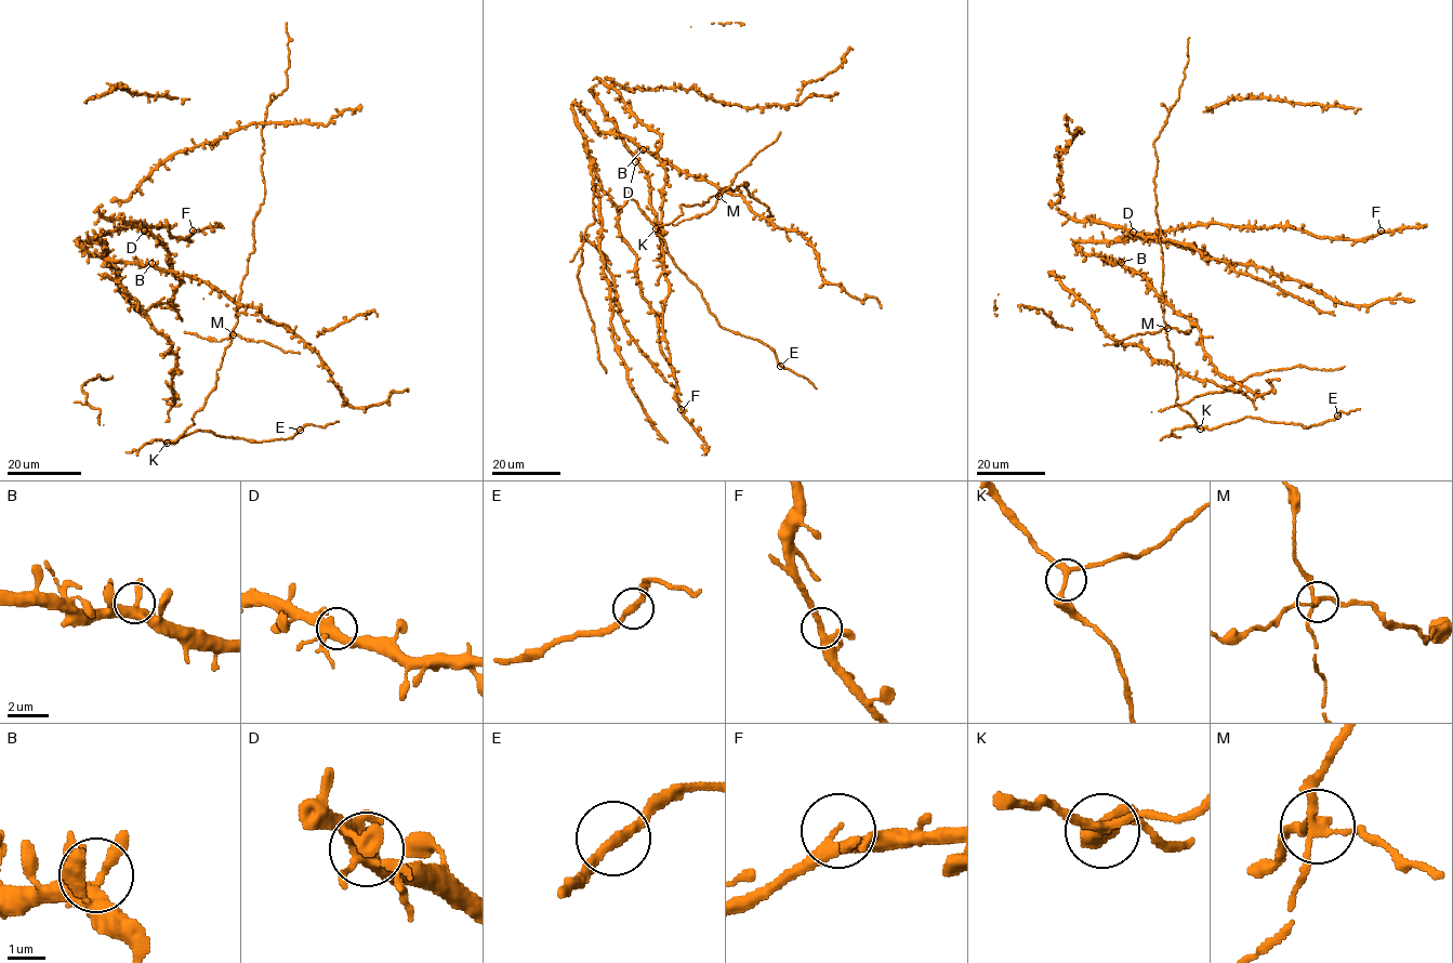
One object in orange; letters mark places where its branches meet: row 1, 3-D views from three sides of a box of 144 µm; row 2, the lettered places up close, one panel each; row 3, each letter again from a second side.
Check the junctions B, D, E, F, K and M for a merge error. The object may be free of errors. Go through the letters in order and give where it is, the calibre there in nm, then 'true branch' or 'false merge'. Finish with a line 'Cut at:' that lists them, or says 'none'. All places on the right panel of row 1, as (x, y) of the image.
B: at (1121, 262); 360 nm thick; true branch
D: at (1133, 232); 400 nm thick; true branch
E: at (1337, 416); 240 nm thick; true branch
F: at (1381, 231); 240 nm thick; true branch
K: at (1200, 429); 220 nm thick; true branch
M: at (1167, 328); 220 nm thick; false merge
Cut at: M

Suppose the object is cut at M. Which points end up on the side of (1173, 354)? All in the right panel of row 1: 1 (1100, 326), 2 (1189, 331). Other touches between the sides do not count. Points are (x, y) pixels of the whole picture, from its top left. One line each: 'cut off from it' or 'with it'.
1: with it
2: cut off from it

